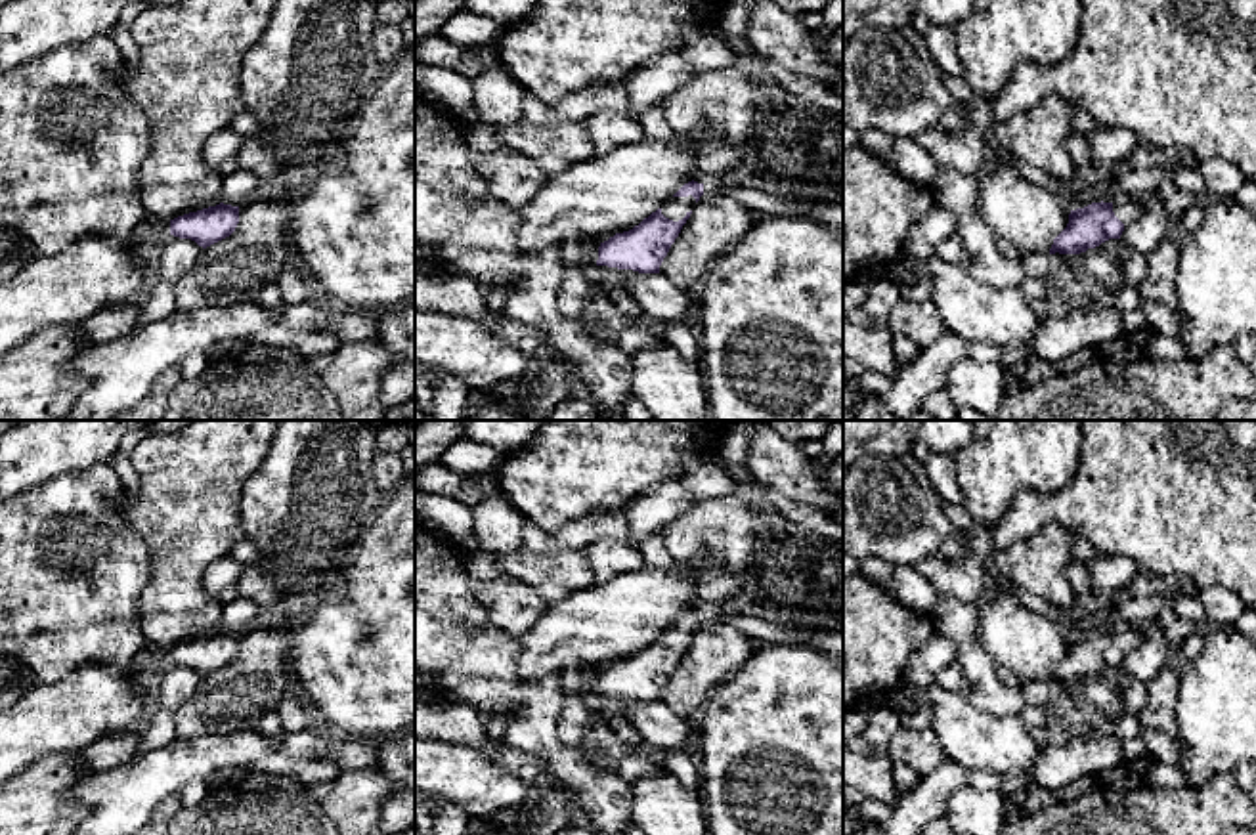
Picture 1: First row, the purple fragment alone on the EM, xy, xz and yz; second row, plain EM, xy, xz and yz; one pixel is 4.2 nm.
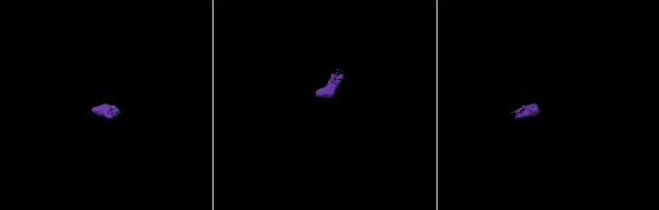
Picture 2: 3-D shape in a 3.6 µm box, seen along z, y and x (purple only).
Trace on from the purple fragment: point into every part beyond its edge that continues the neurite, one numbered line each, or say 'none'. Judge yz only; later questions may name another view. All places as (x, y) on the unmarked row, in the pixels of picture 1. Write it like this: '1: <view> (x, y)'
1: yz (1126, 637)

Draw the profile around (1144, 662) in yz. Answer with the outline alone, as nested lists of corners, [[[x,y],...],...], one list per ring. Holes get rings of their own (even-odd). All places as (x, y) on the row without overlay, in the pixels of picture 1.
[[[1153,619],[1143,623],[1145,638],[1134,646],[1120,663],[1120,669],[1137,682],[1153,682],[1166,665],[1176,661],[1176,653],[1166,644],[1164,623]]]

